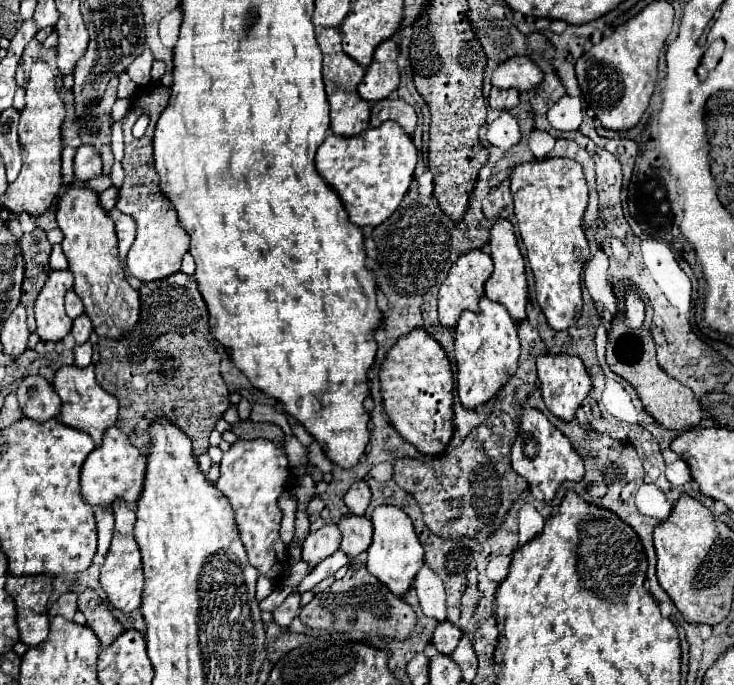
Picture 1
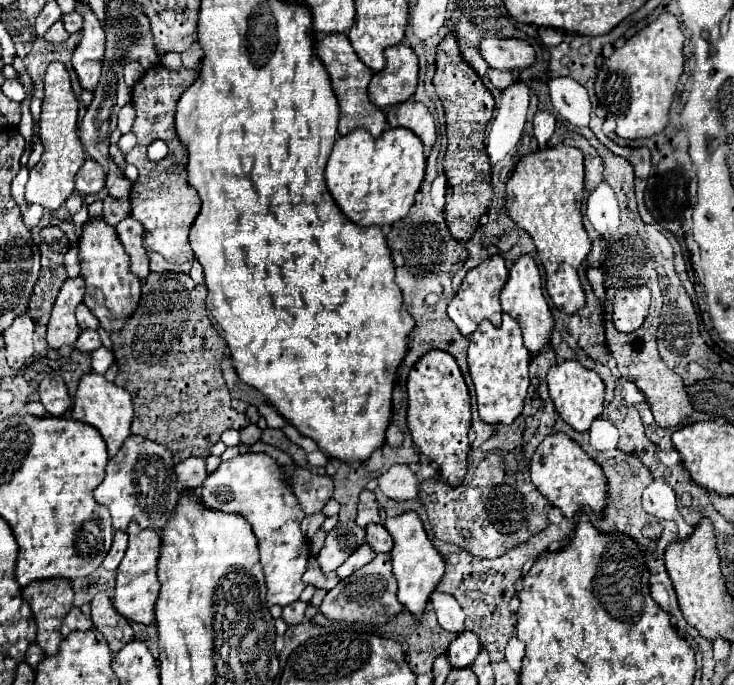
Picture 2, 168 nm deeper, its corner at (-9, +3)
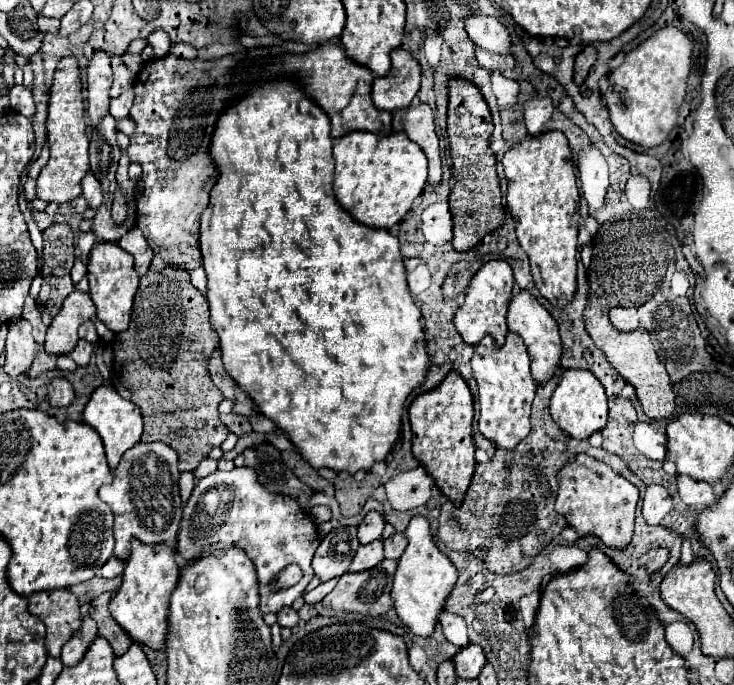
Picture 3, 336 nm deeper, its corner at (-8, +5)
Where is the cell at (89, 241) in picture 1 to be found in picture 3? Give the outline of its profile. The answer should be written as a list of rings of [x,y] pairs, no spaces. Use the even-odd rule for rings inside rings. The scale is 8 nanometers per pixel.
[[[97,242],[89,254],[87,262],[87,278],[89,278],[89,296],[97,306],[97,318],[111,330],[121,332],[129,326],[129,316],[133,308],[133,298],[139,286],[139,274],[133,268],[133,260],[129,252],[123,252],[117,244]]]

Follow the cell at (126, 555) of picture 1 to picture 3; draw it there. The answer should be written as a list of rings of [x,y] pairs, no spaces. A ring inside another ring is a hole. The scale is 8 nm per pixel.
[[[131,540],[131,554],[125,562],[123,584],[111,598],[111,618],[123,626],[123,630],[139,644],[147,644],[155,650],[165,648],[169,596],[177,586],[179,564],[173,548],[165,544],[143,544]]]

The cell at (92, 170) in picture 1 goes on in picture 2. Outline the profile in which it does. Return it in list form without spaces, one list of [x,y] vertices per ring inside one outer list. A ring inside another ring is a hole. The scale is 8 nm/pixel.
[[[86,160],[84,166],[80,168],[78,176],[76,176],[76,190],[82,196],[90,196],[90,194],[98,194],[104,188],[104,172],[100,166],[96,166],[96,162]]]

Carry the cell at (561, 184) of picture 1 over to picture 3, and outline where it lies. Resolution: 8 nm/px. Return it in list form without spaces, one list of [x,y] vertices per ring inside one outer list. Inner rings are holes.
[[[547,132],[541,136],[529,136],[517,146],[513,146],[505,156],[503,156],[503,168],[505,168],[505,178],[507,178],[507,208],[513,216],[515,222],[515,232],[521,248],[527,252],[531,260],[531,272],[535,286],[539,288],[541,296],[547,298],[553,306],[565,308],[571,304],[575,290],[577,290],[577,280],[575,280],[575,268],[577,268],[577,226],[573,226],[573,216],[579,206],[579,190],[577,190],[577,178],[575,178],[575,164],[571,156],[569,142],[563,132]]]

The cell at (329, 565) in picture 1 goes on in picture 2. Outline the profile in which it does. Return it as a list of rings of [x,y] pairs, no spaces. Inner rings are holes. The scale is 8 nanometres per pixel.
[[[362,544],[346,562],[344,566],[340,566],[340,570],[336,570],[336,574],[340,578],[348,578],[352,572],[360,570],[362,566],[366,566],[368,562],[372,562],[372,558],[376,558],[376,552],[370,548],[370,544]]]

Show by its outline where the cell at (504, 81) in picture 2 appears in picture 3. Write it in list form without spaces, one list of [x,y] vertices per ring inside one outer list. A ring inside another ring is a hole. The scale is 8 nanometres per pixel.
[[[475,50],[479,64],[487,70],[487,72],[511,72],[515,68],[515,60],[513,56],[501,56],[501,54],[489,54],[485,50]]]

